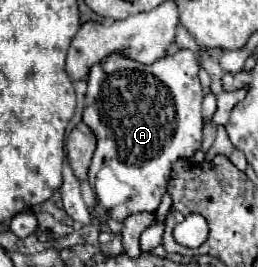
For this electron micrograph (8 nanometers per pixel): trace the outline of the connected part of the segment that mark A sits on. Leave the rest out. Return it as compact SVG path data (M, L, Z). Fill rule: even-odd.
M182 49L182 51L174 53L174 55L166 55L166 57L158 59L158 61L152 63L152 65L142 65L142 63L136 63L136 61L126 59L126 57L122 57L122 55L112 55L112 57L108 57L104 63L98 63L98 65L94 65L94 67L90 69L90 75L88 75L88 93L86 93L86 107L84 107L84 123L86 123L86 125L94 131L94 135L98 137L98 147L96 147L96 153L94 153L90 171L88 171L88 181L94 183L96 173L98 173L104 165L108 165L108 167L112 167L114 175L116 175L120 181L128 183L128 185L136 191L136 197L134 197L134 199L130 199L130 201L126 201L126 203L116 205L116 207L110 209L110 217L112 217L112 219L124 221L128 215L140 213L140 211L154 213L154 211L158 209L160 201L162 201L162 195L166 193L166 183L168 183L168 177L170 177L172 163L174 163L176 159L180 159L180 157L192 157L192 155L200 149L200 145L202 145L202 125L204 125L204 119L202 119L202 97L204 97L204 93L202 93L202 87L200 87L200 81L198 81L198 69L200 69L198 59L196 59L194 53L188 51L188 49Z

